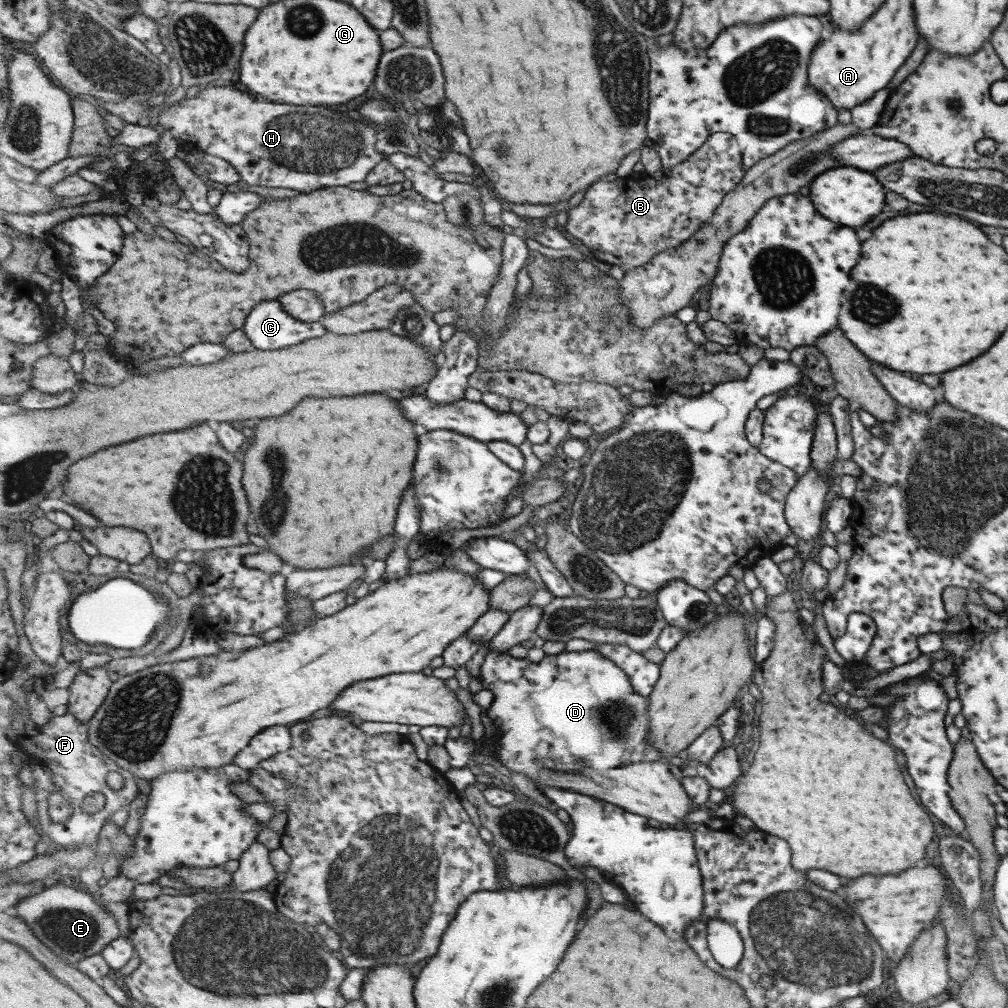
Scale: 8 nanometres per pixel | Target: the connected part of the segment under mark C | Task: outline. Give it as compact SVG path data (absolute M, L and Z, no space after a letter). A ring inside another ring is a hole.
M279 299L259 303L245 322L243 332L257 349L277 351L301 344L304 340L328 334L327 328L318 323L297 320L285 310Z

